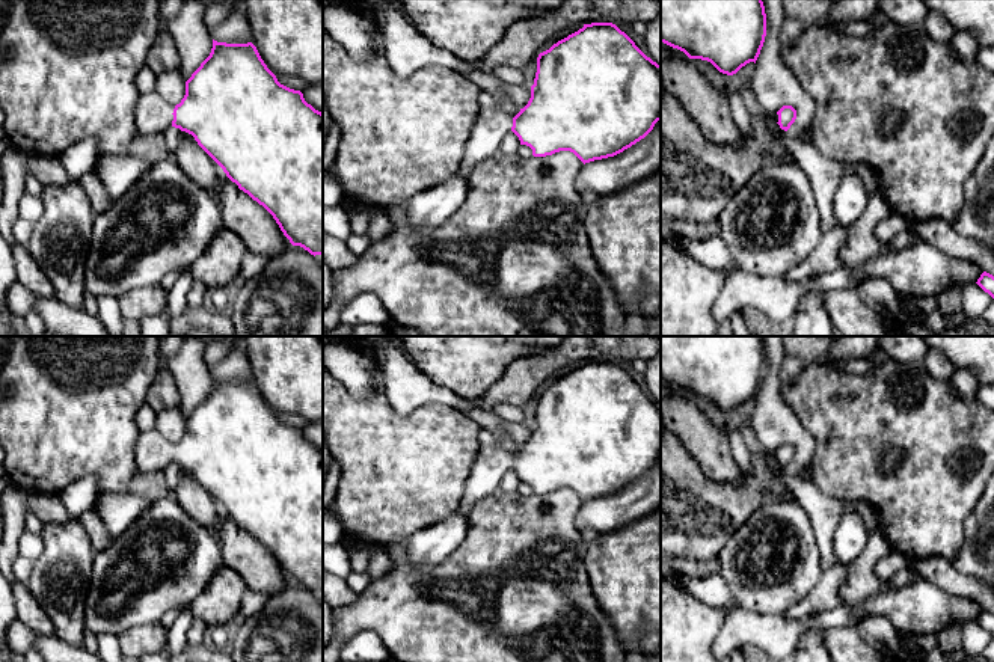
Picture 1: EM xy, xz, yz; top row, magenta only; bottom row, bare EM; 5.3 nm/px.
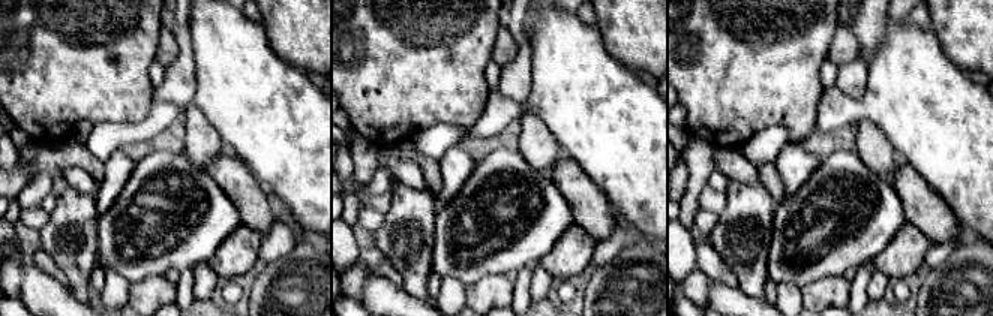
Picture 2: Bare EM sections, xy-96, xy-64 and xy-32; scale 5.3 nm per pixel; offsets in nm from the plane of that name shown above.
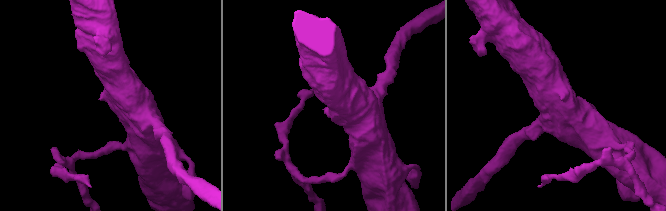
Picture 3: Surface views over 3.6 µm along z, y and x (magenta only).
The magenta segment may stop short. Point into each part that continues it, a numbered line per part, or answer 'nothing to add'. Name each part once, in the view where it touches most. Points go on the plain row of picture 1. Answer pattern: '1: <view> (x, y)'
1: xy (153, 453)

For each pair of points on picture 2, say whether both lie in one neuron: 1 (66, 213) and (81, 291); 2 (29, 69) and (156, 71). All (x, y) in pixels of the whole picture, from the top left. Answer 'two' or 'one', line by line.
1: one
2: two

